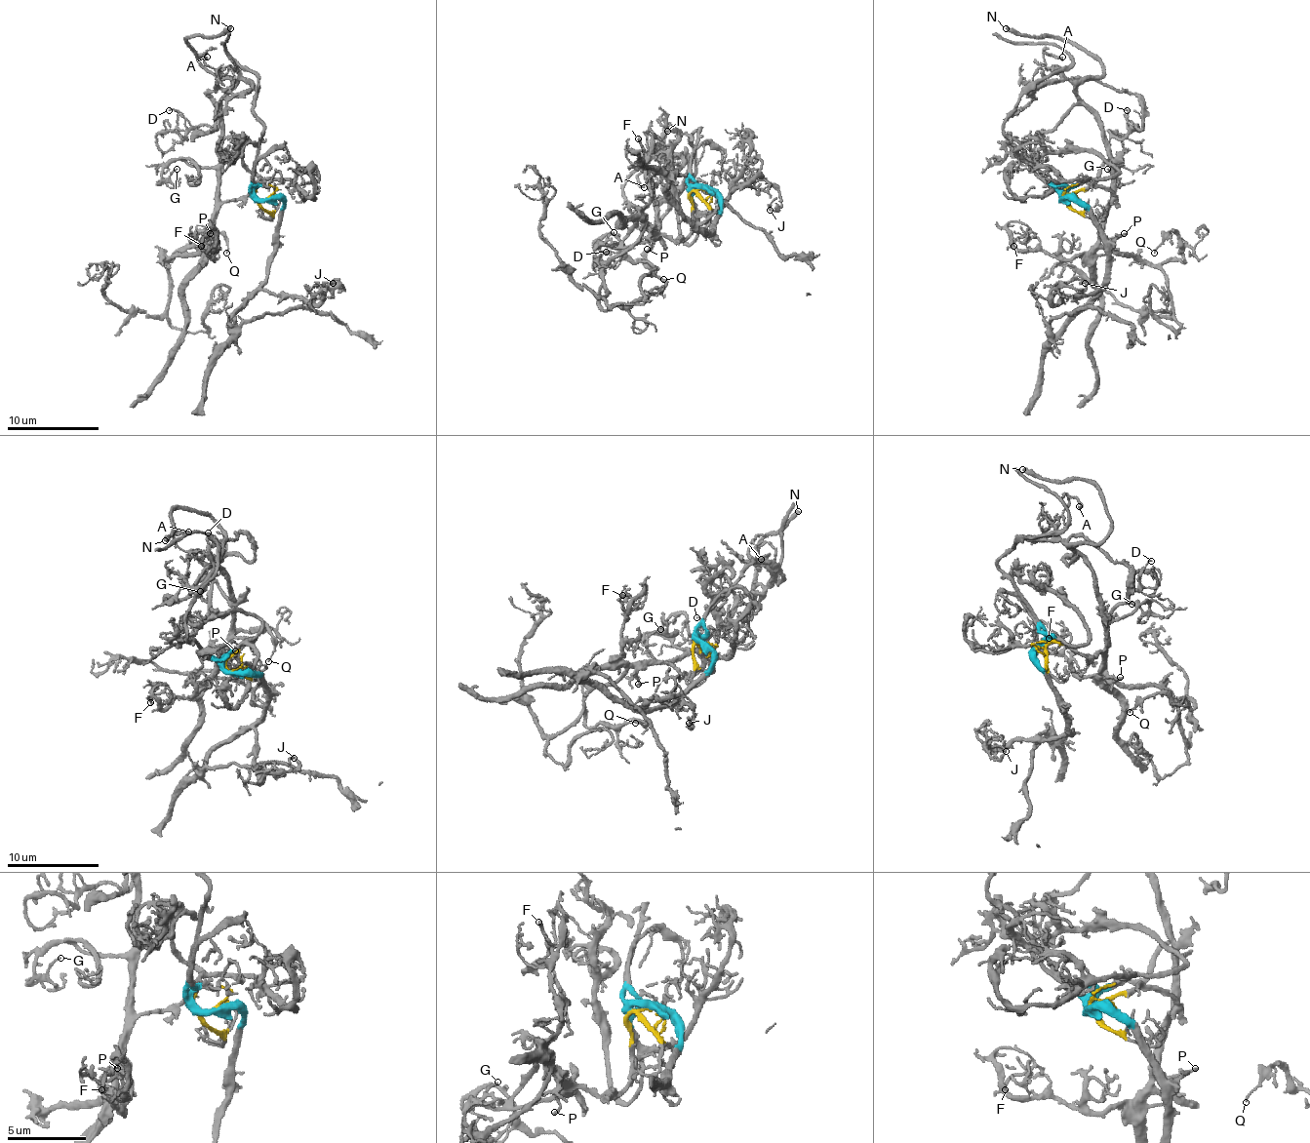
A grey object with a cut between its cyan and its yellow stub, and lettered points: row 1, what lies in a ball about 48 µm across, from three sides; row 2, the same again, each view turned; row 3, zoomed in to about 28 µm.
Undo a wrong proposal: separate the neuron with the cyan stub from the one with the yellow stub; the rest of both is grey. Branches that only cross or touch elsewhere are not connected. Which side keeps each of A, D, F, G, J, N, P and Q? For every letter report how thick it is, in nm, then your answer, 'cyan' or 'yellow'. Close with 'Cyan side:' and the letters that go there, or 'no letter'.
A: 200 nm | yellow
D: 120 nm | yellow
F: 190 nm | yellow
G: 140 nm | yellow
J: 200 nm | cyan
N: 320 nm | yellow
P: 170 nm | yellow
Q: 120 nm | yellow
Cyan side: J

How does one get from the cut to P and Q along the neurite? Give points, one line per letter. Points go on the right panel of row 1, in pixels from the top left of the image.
P: (1065, 198), (1106, 186), (1113, 196), (1104, 221), (1104, 233), (1109, 237), (1125, 233)
Q: (1065, 198), (1106, 186), (1113, 196), (1104, 233), (1111, 247), (1148, 265), (1185, 262), (1171, 230), (1155, 254)

